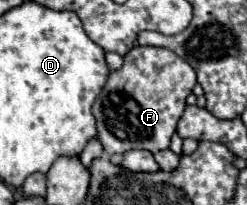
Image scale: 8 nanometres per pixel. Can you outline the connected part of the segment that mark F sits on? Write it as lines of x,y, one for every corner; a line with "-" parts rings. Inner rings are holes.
134,47
128,51
124,55
124,65
118,71
110,71
92,107
98,141
104,151
114,155
130,149
146,149
152,153
168,149
176,123
184,113
186,97
192,93
194,85
194,69
174,51
162,47

